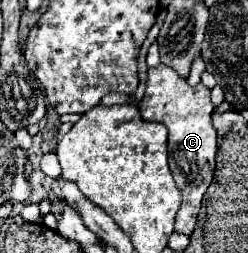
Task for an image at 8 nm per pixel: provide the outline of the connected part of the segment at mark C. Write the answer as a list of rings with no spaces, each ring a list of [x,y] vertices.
[[[159,64],[149,70],[147,90],[145,90],[143,100],[137,106],[143,120],[161,122],[169,130],[169,168],[183,196],[181,208],[175,218],[175,230],[191,236],[199,208],[201,208],[203,194],[209,188],[213,180],[213,170],[215,170],[217,132],[211,124],[213,104],[209,98],[209,90],[203,84],[197,84],[195,88],[189,86],[183,78],[177,76],[173,68]]]

